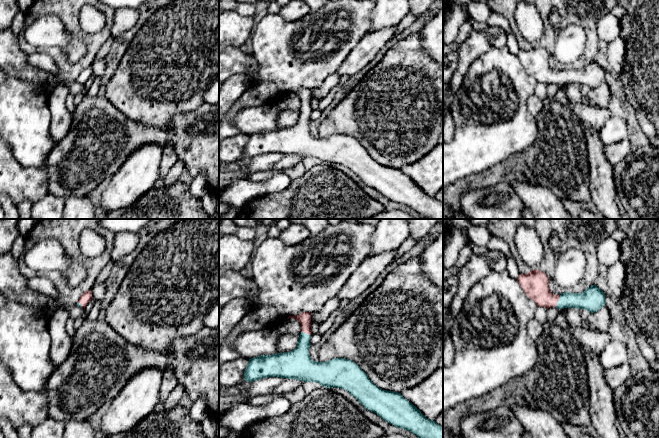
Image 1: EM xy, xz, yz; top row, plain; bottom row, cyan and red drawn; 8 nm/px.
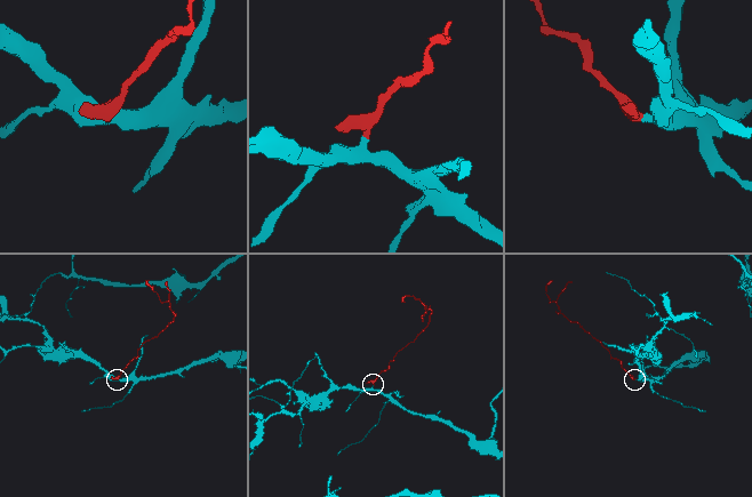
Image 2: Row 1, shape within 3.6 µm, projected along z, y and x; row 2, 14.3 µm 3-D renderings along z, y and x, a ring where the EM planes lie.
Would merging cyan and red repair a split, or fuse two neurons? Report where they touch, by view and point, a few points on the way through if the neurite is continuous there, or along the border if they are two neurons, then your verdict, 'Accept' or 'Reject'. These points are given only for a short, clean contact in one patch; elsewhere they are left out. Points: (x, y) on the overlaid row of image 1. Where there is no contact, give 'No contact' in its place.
Touches cyan at yz (558, 301). Path across: yz (589, 299), (558, 301), (551, 300), (535, 284). Accept

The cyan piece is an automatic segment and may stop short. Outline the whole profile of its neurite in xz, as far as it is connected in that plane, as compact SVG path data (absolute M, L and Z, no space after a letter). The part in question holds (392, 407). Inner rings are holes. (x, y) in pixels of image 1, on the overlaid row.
M303 312L296 316L289 316L287 319L289 318L295 318L301 324L301 334L299 335L296 349L290 352L261 355L249 359L249 363L244 371L246 382L253 382L268 377L280 377L304 382L316 382L327 388L341 388L355 397L365 409L376 413L387 423L397 428L410 431L418 438L443 438L443 426L438 425L433 420L427 419L401 393L382 390L376 386L355 362L345 358L334 358L325 362L312 360L309 354L312 335L311 313Z

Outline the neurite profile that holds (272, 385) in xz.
M268 377L259 379L257 381L251 382L251 386L248 389L246 396L243 398L243 403L247 402L250 398L260 395L282 395L283 393L295 390L299 386L302 386L303 383L305 382L296 379L280 377Z

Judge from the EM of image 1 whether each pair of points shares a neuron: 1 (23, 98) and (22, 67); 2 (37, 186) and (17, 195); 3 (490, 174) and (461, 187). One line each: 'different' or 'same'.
1: different
2: same
3: same

